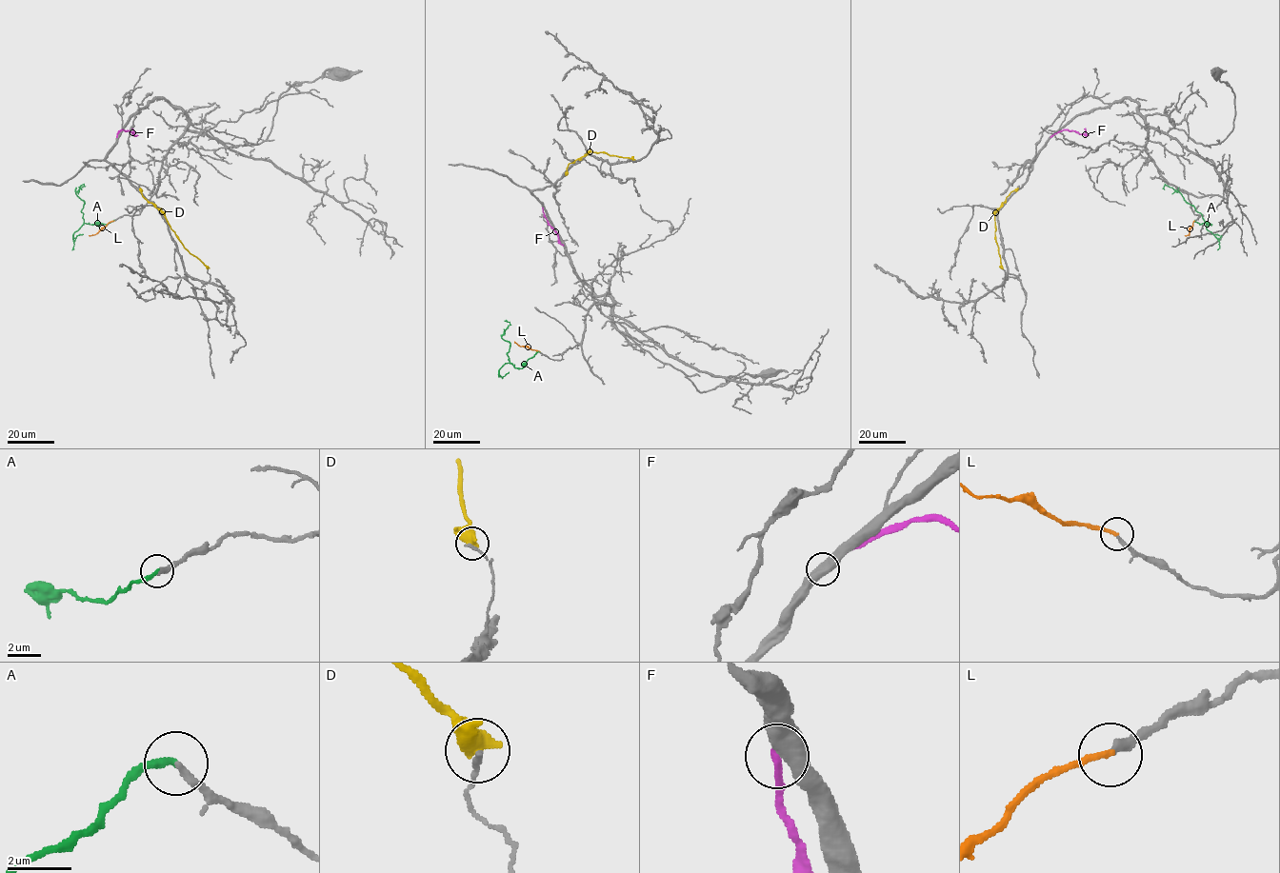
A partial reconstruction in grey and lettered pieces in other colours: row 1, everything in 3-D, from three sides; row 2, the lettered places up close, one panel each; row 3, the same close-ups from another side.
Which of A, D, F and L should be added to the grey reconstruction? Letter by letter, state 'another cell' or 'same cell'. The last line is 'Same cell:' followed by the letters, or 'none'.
A: another cell
D: another cell
F: another cell
L: same cell
Same cell: L

